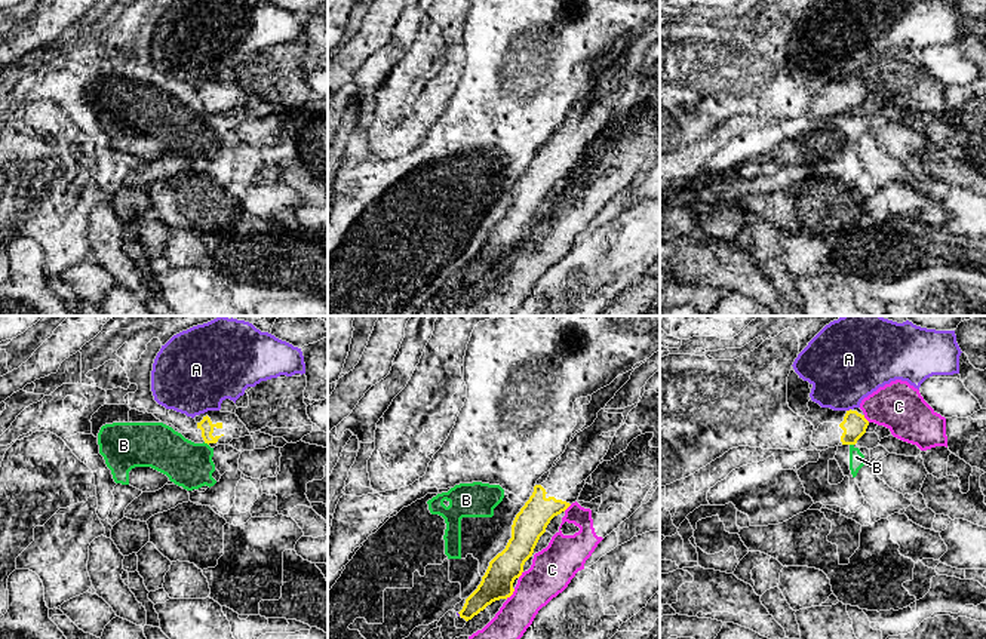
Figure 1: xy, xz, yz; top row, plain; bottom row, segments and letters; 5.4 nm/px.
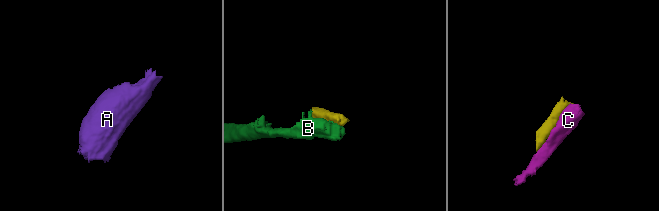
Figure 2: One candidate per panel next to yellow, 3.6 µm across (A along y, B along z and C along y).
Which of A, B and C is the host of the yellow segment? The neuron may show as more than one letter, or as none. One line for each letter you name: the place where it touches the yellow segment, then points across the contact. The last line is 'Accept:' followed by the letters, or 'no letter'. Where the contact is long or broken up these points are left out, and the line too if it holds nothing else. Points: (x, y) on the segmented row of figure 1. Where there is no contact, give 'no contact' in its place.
Accept: no letter

